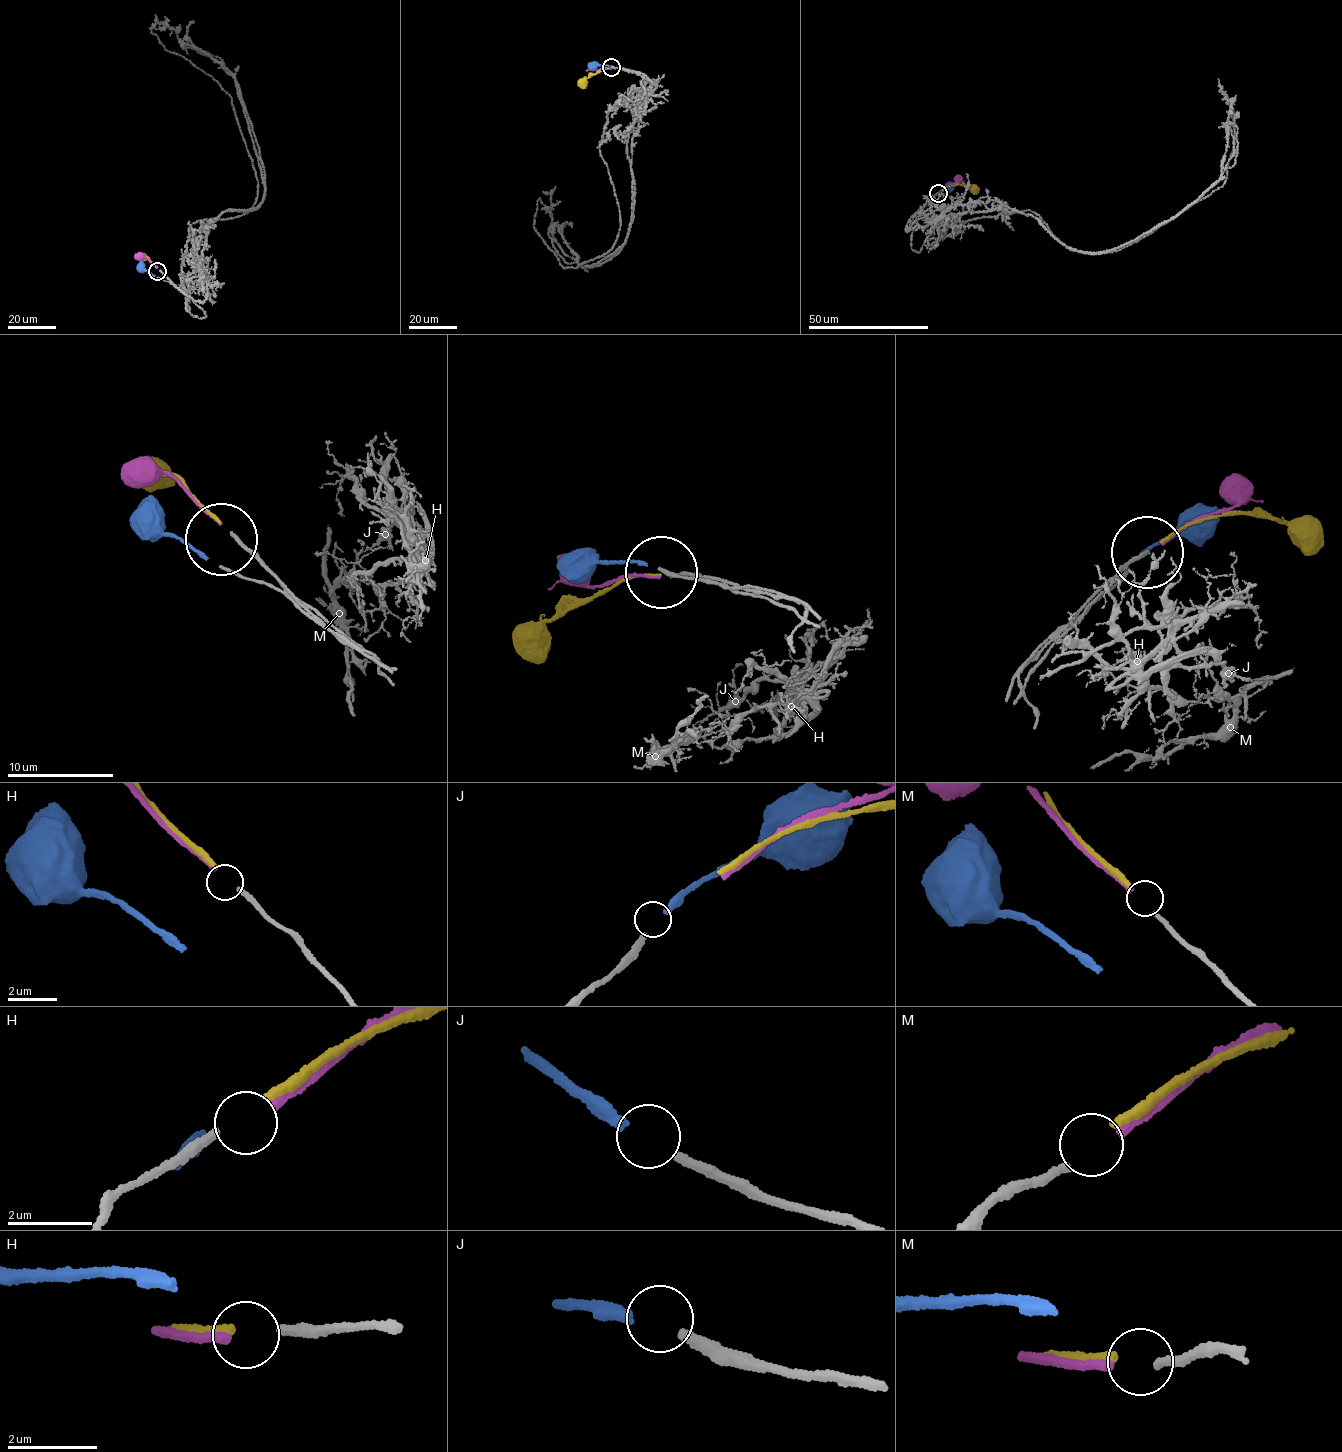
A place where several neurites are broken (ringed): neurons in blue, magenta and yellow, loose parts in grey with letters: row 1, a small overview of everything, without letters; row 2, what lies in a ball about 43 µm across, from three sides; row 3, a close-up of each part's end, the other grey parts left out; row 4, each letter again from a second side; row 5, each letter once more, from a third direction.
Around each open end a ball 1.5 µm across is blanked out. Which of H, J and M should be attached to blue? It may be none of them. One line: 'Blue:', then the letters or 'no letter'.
Blue: J

